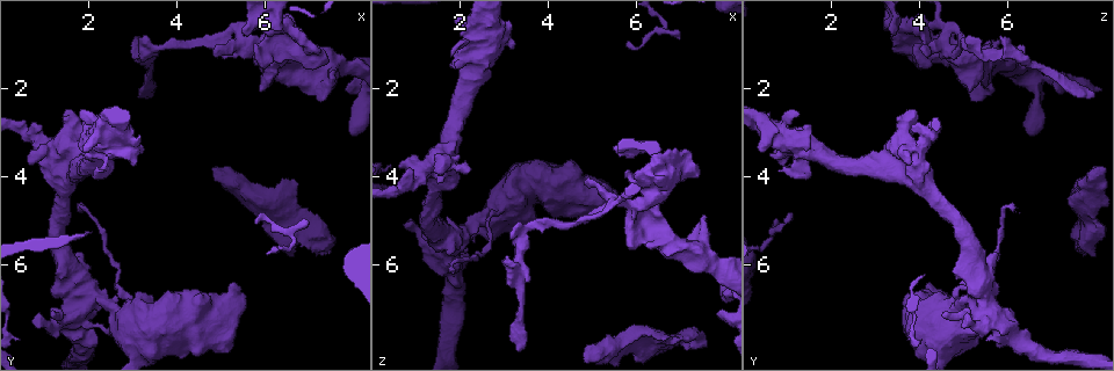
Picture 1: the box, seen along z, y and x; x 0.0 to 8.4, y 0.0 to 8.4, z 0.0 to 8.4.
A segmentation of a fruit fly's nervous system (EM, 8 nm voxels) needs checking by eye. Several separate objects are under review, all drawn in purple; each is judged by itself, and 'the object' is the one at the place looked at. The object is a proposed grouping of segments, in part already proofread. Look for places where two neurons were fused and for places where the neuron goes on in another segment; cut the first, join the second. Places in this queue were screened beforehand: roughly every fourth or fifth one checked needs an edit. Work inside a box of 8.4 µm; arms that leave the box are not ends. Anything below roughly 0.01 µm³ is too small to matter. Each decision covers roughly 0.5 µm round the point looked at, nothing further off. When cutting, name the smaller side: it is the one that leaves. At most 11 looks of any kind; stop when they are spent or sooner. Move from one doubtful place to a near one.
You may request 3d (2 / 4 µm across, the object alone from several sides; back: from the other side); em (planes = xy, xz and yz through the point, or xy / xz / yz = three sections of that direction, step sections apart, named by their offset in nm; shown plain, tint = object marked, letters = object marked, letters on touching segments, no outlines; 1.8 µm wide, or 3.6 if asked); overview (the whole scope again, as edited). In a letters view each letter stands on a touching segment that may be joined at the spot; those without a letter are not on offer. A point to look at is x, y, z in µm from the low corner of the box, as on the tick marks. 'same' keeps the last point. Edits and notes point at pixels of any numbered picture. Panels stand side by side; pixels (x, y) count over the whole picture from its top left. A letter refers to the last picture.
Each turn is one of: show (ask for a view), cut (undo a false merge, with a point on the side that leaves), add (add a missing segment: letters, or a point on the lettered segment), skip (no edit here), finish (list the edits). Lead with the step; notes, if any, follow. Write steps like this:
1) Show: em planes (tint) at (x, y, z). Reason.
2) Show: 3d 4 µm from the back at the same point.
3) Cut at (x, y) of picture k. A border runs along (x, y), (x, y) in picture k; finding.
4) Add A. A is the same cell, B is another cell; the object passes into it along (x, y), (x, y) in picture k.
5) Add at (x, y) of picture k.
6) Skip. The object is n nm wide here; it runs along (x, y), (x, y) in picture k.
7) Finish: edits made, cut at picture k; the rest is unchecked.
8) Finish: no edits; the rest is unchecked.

Show: 3d 4 µm at (3.55, 1.10, 5.15). Sharp bend.

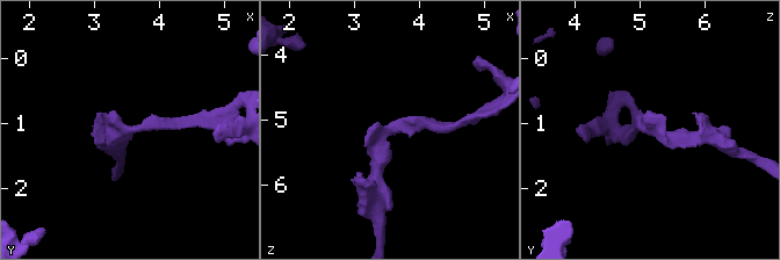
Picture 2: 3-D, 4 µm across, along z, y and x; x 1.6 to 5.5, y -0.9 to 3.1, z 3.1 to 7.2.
Show: em 3.6 µm xz step 16 (tint) at (3.55, 1.05, 5.10).

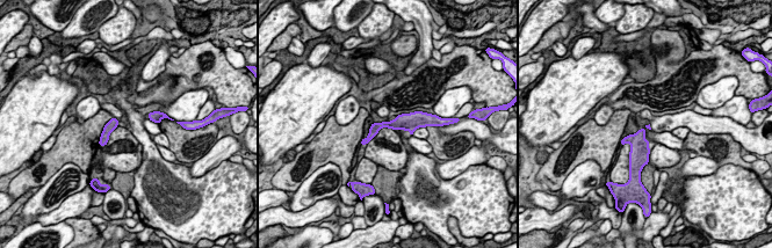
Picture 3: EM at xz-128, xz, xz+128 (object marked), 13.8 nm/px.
Show: em 3.6 µm planes (letters) at the same point. Cut it another way.

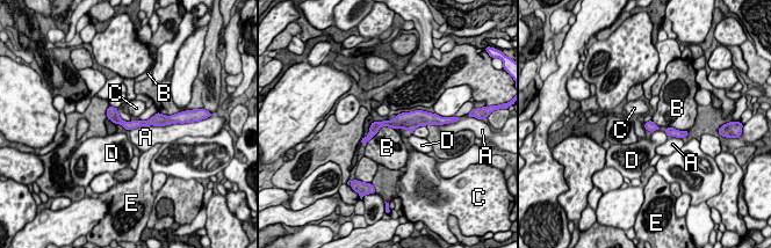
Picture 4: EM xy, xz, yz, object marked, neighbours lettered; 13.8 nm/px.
Skip. A, B, C, D and E are other cells; a border runs along (394, 128), (382, 126), (366, 143) in picture 4; one neuron here.

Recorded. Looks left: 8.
Show: em 3.6 µm planes (plain) at (0.95, 3.45, 3.75). Thick turns thin.

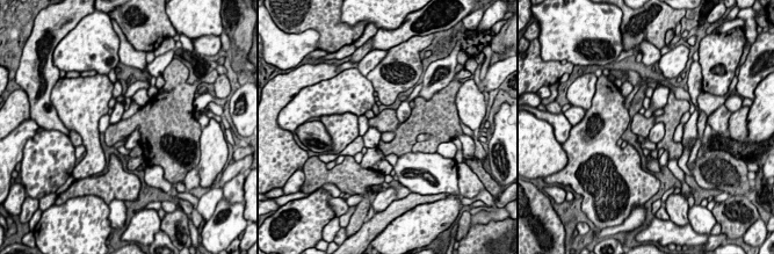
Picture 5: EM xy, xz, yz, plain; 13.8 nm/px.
Show: em 3.6 µm planes (letters) at the same point.

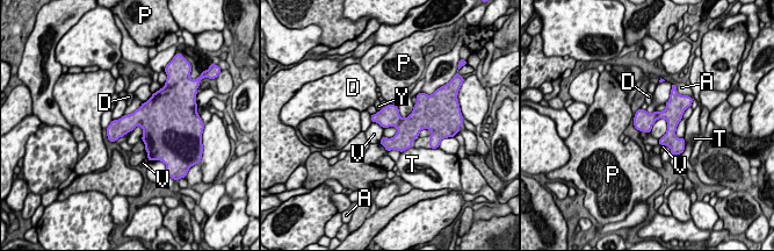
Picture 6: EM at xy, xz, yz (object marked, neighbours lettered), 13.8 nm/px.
Skip. A, D, P, T, V and Y are other cells; a border runs along (143, 102), (124, 115) in picture 6; continuous, no second neuron.

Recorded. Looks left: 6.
Show: em yz step 16 (letters) at (5.70, 0.95, 4.00). An open end.

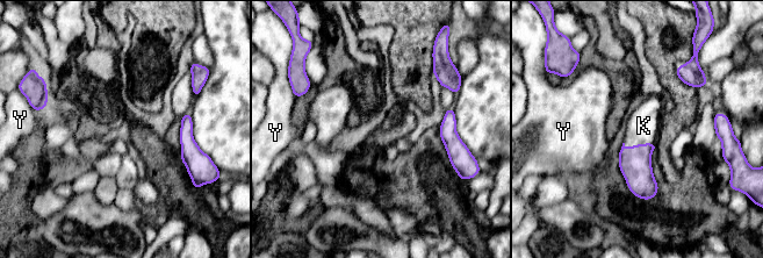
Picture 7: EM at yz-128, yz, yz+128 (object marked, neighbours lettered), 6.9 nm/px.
Show: em planes (letters) at the same point.

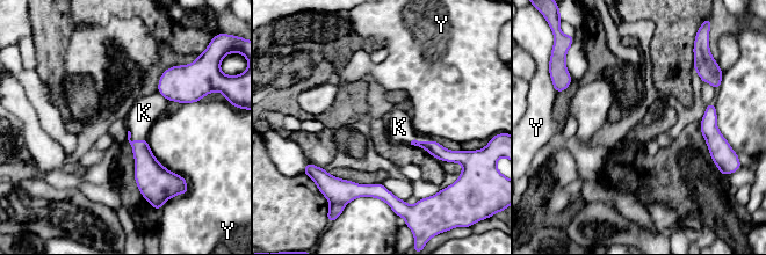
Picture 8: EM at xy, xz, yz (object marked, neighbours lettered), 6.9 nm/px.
Add K. K is the same cell, Y is another cell; the object passes into it along (149, 173), (135, 140), (144, 113) in picture 8; it goes on there.

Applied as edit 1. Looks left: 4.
Show: 3d 4 µm at (7.40, 2.05, 5.40). Calibre changes.

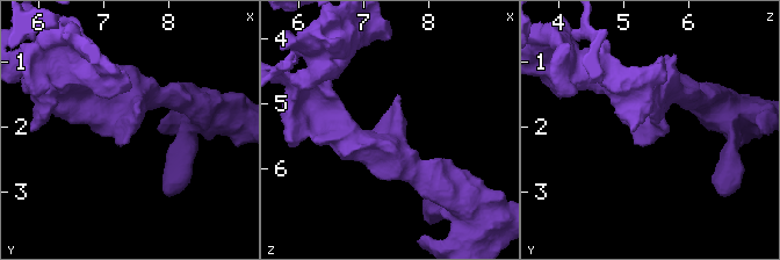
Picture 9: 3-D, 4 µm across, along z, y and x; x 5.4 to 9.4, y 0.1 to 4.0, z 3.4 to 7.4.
Show: em xy step 8 (letters) at (7.35, 2.00, 5.40). Need the tissue.

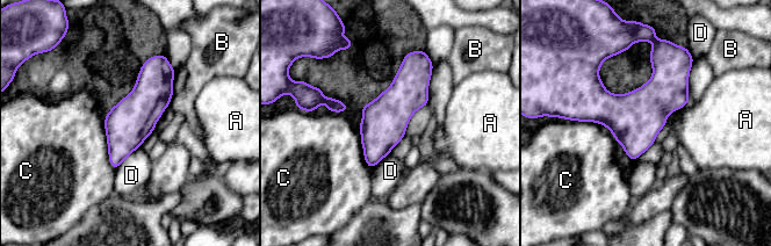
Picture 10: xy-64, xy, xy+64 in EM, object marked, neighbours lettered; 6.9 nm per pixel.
Show: em planes (letters) at the same point.

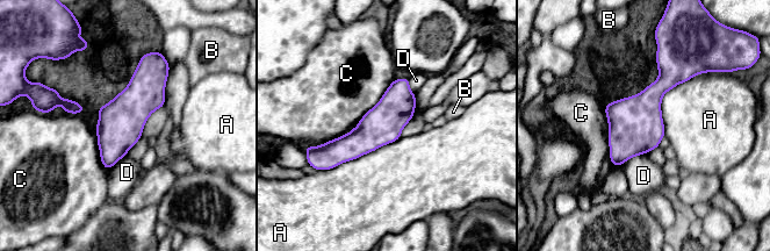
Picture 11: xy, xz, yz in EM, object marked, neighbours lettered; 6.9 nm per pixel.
Skip. The object is 280 nm wide here; A, B, C and D are other cells; a border runs along (706, 72), (662, 97), (664, 136) in picture 11; one neuron here.

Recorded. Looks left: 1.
Finish: edits made, add at picture 8; the rest is unchecked.

